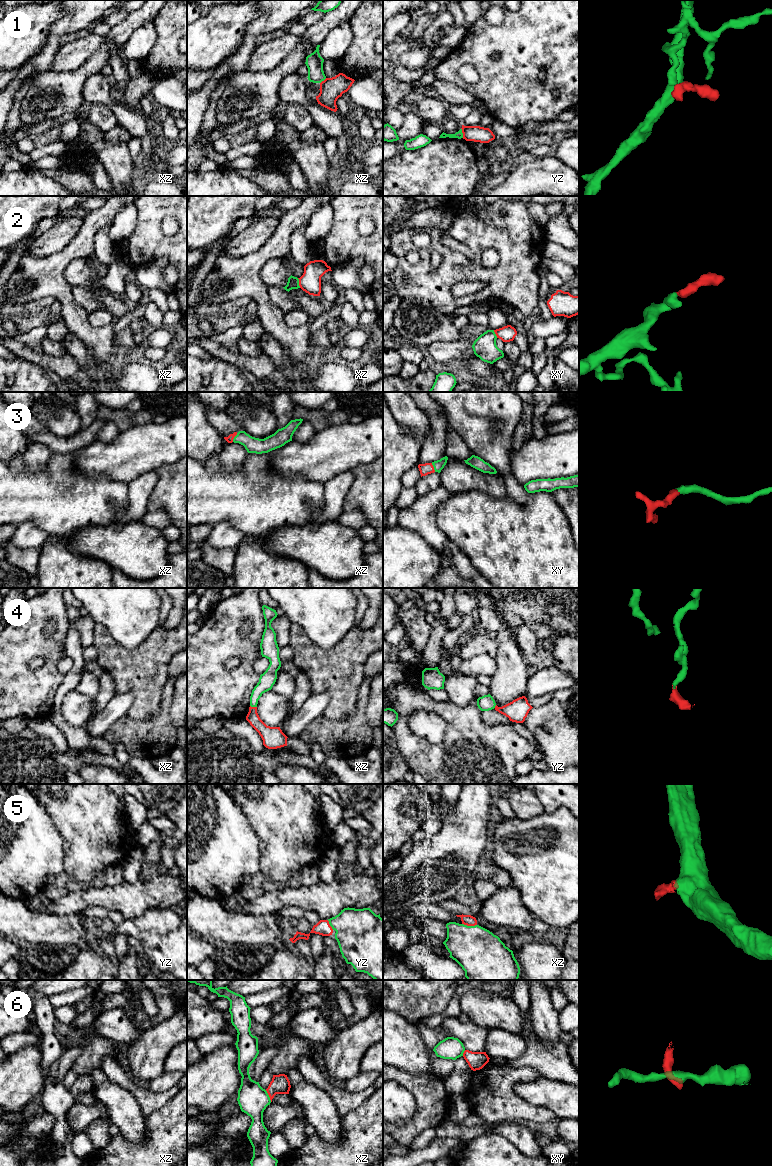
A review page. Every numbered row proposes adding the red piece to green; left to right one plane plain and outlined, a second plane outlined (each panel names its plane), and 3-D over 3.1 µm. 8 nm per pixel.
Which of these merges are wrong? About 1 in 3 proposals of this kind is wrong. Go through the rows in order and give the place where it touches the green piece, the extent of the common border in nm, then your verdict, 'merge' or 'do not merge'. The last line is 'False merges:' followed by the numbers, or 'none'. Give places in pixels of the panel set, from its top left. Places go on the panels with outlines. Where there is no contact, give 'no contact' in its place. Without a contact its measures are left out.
1: meets green in yz at (462, 133); contact 80 nm long; do not merge
2: meets green in xz at (298, 283); contact 80 nm long; merge
3: meets green in xz at (234, 437); contact 80 nm long; merge
4: meets green in xz at (253, 706); contact 60 nm long; merge
5: meets green in xz at (469, 926); contact 120 nm long; merge
6: meets green in xz at (268, 1096); contact 110 nm long; do not merge
False merges: 1, 6

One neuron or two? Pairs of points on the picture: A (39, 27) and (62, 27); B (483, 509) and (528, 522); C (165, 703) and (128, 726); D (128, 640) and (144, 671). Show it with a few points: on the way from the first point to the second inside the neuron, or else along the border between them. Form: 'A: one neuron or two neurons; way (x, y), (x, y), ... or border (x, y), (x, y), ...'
A: two neurons; border (64, 10), (64, 14), (51, 27), (41, 49)
B: one neuron; way (494, 520), (496, 522), (517, 522)
C: one neuron; way (163, 715), (152, 726), (140, 726)
D: two neurons; border (150, 633), (132, 648), (121, 646), (111, 637)

